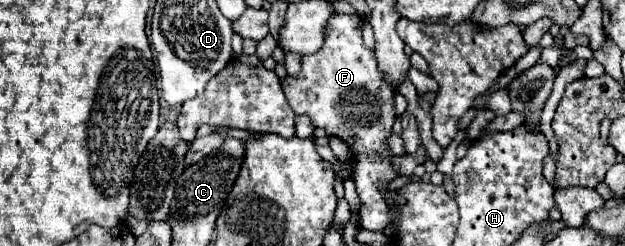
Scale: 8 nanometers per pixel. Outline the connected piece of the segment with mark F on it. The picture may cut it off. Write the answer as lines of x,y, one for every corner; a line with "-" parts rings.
331,16
325,30
325,46
319,52
302,58
301,72
281,80
287,102
295,114
309,116
317,128
323,128
329,136
341,138
351,146
351,180
355,182
361,200
361,224
367,230
383,230
389,224
389,216
387,202
379,194
377,182
389,182
399,176
391,164
395,154
387,148
387,138
391,136
393,122
397,118
395,88
383,80
375,60
375,50
369,50
363,44
359,16

